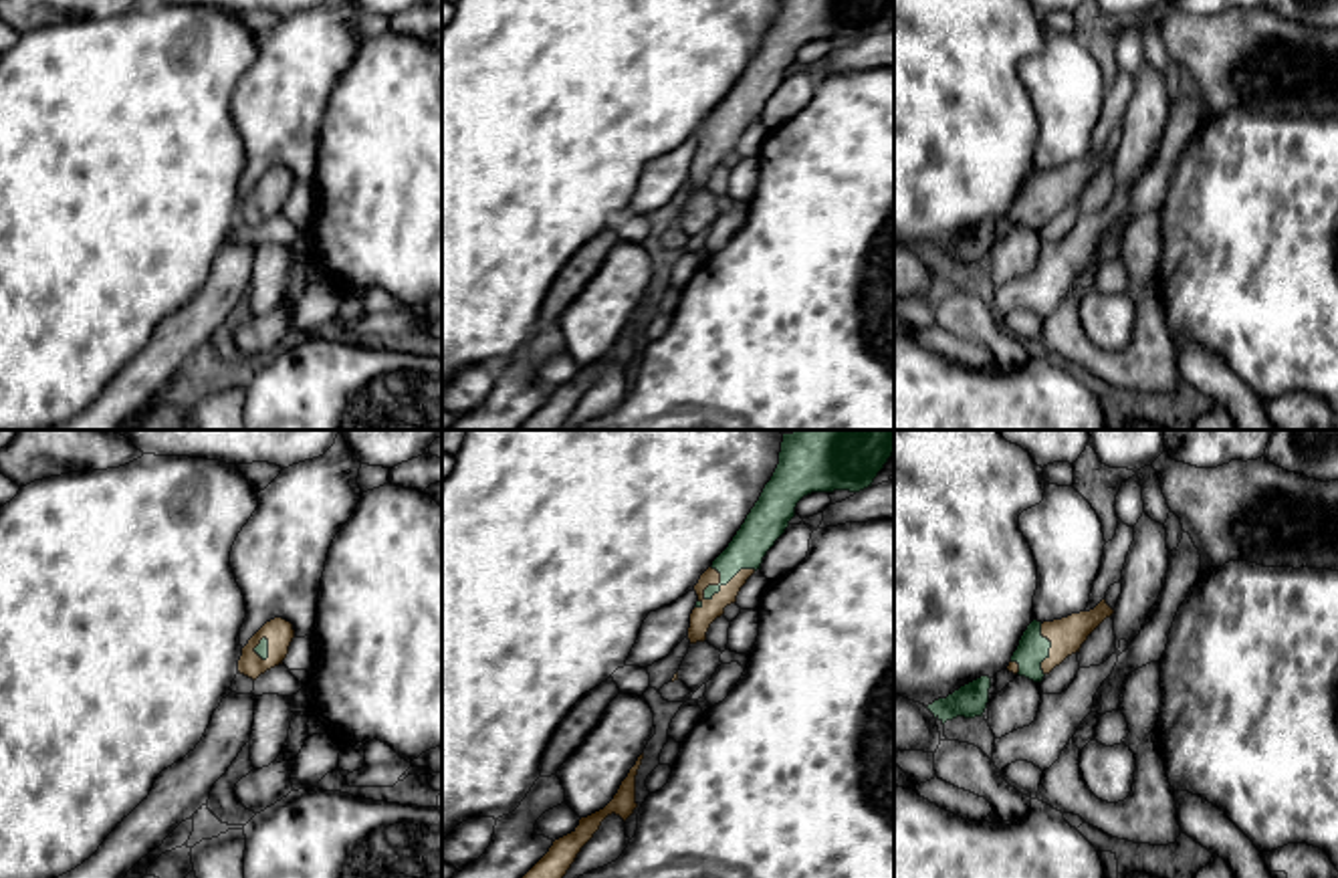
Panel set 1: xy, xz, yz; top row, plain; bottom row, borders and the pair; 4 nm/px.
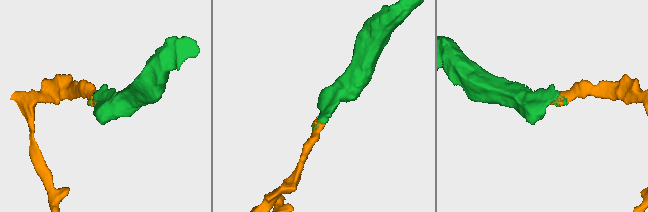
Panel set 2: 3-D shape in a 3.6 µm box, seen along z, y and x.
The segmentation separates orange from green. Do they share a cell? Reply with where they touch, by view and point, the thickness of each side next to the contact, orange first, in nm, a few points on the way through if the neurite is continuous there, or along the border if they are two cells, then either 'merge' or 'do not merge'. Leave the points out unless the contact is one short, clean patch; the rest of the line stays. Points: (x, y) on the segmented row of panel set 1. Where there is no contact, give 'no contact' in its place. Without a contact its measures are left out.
xz (727, 584) | 90/150 nm | across xz (701, 618), (727, 584), (727, 574), (759, 531) | merge

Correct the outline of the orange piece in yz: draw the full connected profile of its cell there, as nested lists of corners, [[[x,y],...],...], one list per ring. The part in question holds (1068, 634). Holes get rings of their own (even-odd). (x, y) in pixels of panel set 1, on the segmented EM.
[[[1102,599],[1090,612],[1043,624],[1033,620],[1023,632],[1007,670],[1041,682],[1068,656],[1080,652],[1088,636],[1112,614],[1114,610]]]

